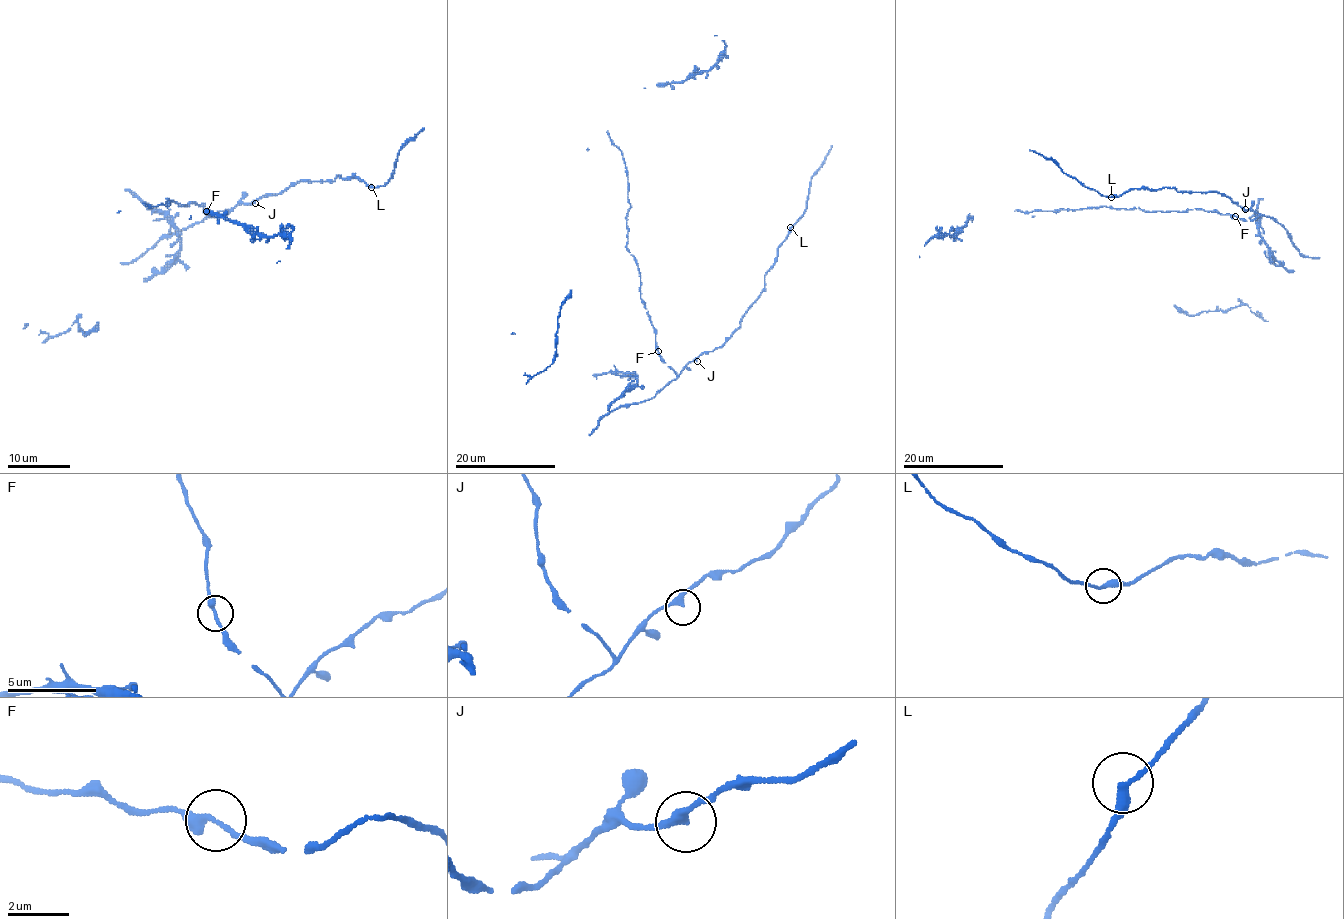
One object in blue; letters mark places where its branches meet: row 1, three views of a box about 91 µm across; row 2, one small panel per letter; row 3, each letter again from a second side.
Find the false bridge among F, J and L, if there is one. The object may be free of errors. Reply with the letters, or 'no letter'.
no letter

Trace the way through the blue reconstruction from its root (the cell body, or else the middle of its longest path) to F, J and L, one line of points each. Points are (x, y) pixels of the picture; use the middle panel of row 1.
F: (648, 316), (655, 332), (658, 351)
J: (648, 316), (655, 332), (656, 350), (668, 366), (678, 375), (690, 361), (697, 361)
L: (648, 316), (660, 357), (678, 375), (690, 361), (719, 347), (740, 325), (763, 290), (764, 275), (789, 227)

